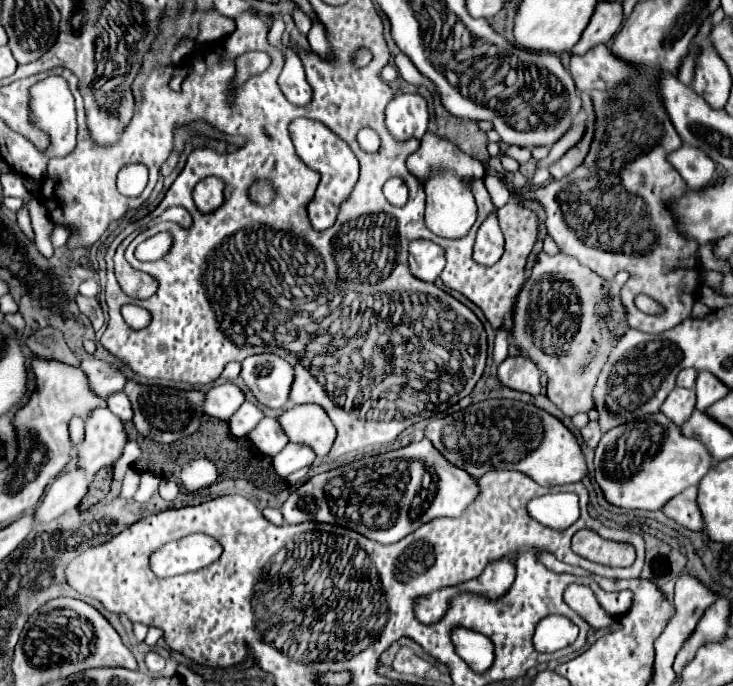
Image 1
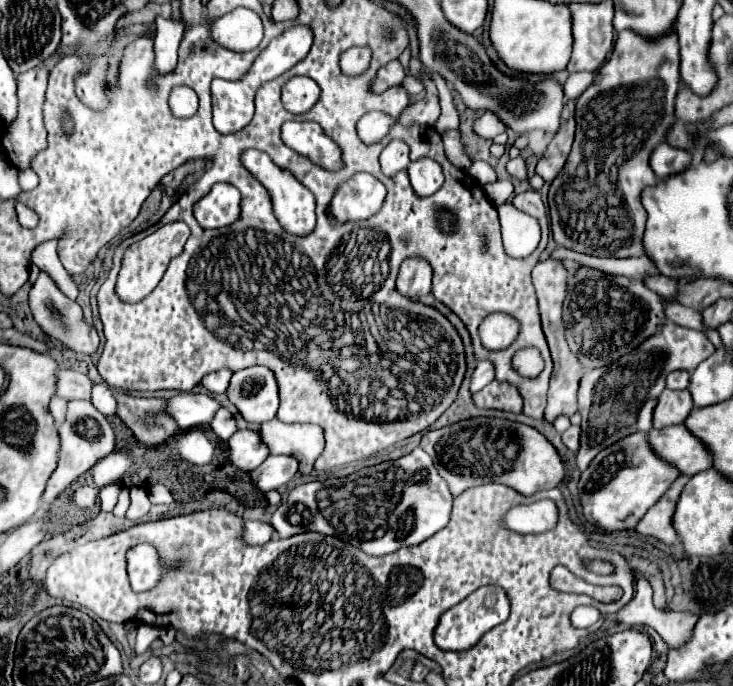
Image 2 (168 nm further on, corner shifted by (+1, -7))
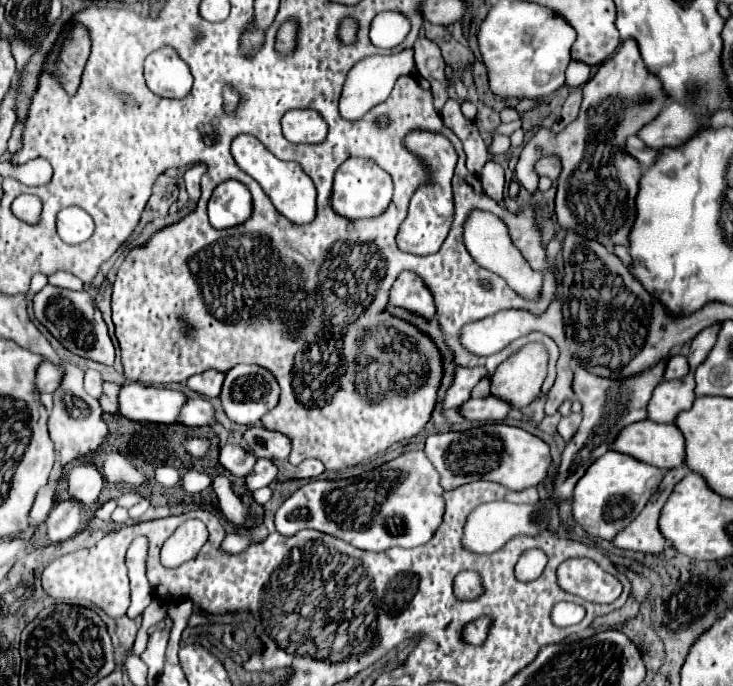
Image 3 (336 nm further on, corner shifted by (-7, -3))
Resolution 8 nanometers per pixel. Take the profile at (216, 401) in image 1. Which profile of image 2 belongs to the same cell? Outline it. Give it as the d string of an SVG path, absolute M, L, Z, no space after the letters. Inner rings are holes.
M189 392L173 396L167 404L167 412L175 416L177 424L183 430L199 424L209 424L219 408L221 404L211 394L189 394Z

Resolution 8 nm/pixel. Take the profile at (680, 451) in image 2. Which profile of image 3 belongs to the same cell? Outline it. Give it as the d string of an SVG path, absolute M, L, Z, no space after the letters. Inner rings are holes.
M639 420L623 428L609 450L623 452L635 460L657 468L677 468L685 462L685 440L675 424Z

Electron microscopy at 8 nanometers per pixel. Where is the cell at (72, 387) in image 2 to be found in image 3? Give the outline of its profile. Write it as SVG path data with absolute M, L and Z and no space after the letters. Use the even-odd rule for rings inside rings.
M47 362L39 364L37 366L37 372L35 372L35 382L33 382L35 384L35 390L39 394L53 392L59 386L59 376L63 376L63 374L53 364L47 364Z

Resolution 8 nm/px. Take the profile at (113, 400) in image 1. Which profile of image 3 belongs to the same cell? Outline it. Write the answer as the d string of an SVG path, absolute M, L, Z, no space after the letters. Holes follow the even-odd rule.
M85 370L85 380L83 382L85 382L85 390L87 390L89 396L93 396L93 398L101 396L103 380L101 380L101 374L97 370Z

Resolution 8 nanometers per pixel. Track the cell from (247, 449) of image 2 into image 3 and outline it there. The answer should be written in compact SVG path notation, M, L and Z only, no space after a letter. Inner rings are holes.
M233 444L223 446L219 452L219 464L233 476L241 476L241 478L251 472L255 460L257 458L253 454L247 454L241 446L233 446Z

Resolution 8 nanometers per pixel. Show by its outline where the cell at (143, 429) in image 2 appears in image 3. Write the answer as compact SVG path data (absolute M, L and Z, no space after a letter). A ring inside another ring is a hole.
M103 382L103 394L99 398L103 412L109 412L109 414L117 412L117 392L119 392L119 384Z

